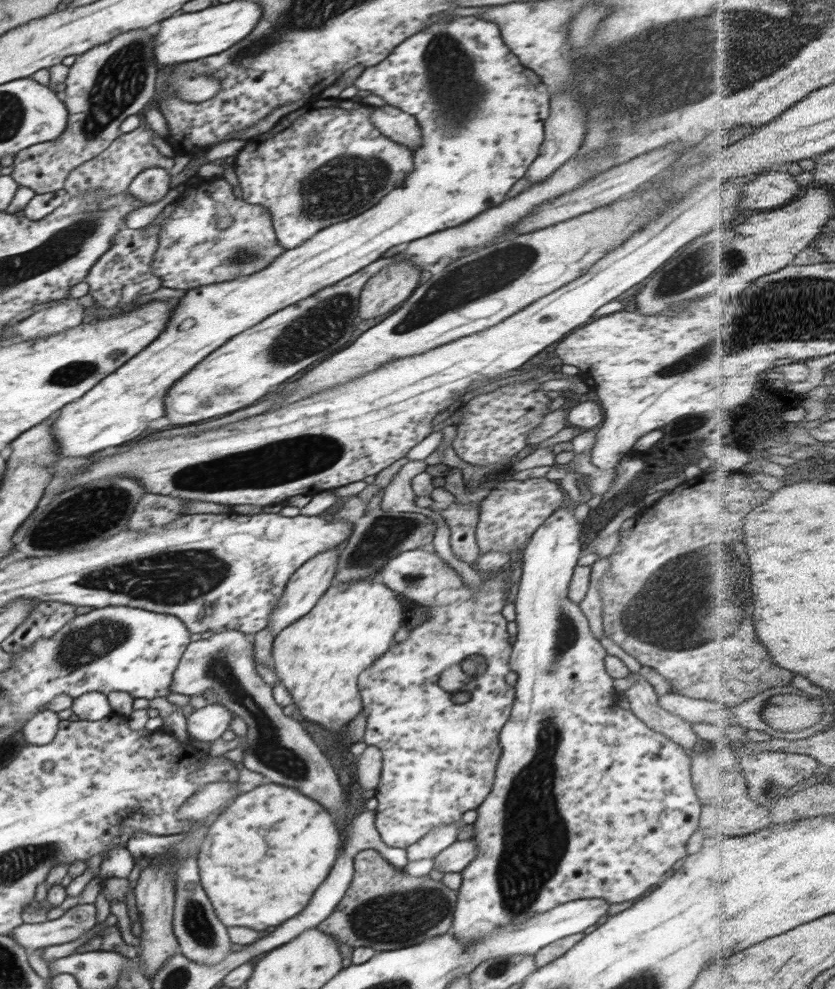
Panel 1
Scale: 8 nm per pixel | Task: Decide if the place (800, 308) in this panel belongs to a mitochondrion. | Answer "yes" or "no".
yes

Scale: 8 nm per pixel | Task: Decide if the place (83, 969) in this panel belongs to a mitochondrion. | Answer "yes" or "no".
no

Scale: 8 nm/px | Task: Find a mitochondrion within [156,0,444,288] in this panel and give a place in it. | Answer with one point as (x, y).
(342, 185)

